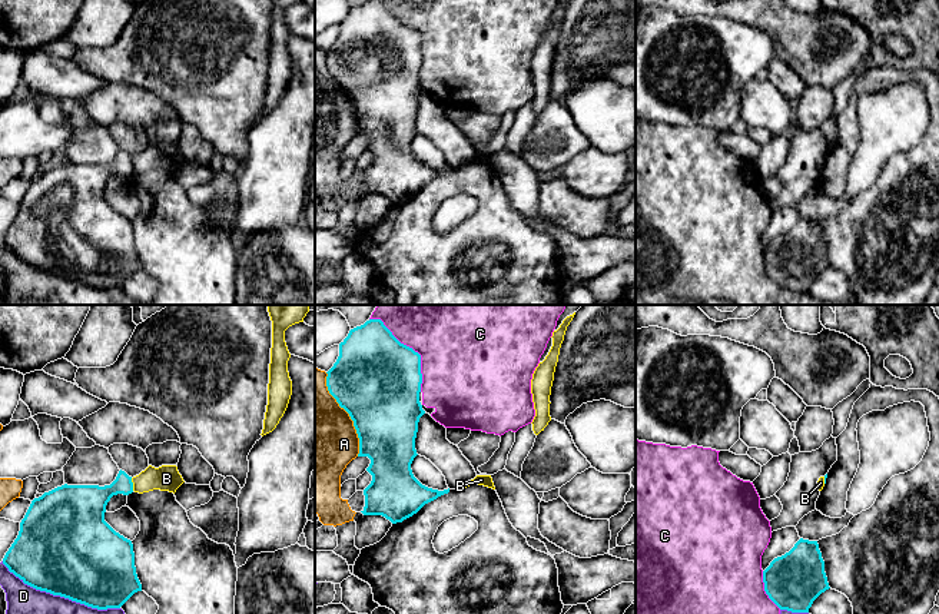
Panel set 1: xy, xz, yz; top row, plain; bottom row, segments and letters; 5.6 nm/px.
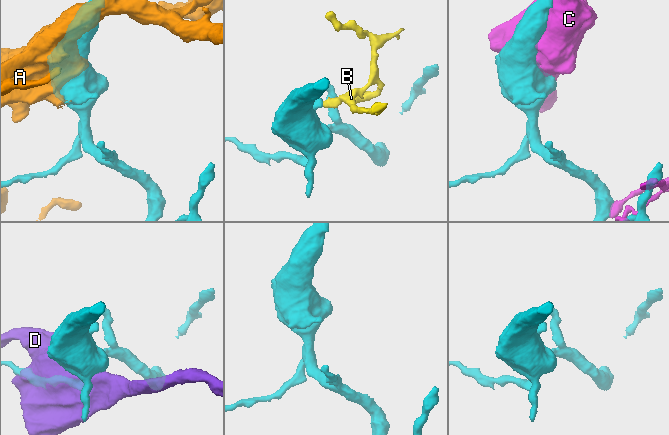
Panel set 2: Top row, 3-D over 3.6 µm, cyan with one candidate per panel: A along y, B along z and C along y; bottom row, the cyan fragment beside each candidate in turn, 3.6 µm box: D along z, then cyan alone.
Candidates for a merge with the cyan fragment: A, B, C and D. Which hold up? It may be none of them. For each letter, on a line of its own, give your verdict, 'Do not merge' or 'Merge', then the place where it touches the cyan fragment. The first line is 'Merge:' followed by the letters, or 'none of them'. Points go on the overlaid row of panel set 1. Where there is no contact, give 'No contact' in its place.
Merge: none of them
A: Do not merge. Touches cyan at xz (348, 412)
B: Do not merge. Touches cyan at xy (132, 484)
C: Do not merge. Touches cyan at xz (411, 348)
D: Do not merge. Touches cyan at xy (60, 596)

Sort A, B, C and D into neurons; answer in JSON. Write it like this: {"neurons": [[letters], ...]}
{"neurons": [["A"], ["B"], ["C"], ["D"]]}

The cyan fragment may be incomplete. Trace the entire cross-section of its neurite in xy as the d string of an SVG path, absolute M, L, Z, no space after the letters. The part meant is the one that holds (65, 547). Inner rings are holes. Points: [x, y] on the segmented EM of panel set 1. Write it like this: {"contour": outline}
{"contour": "M119 471L110 485L62 485L34 498L20 522L20 531L3 558L3 564L24 584L97 610L120 608L135 593L142 591L136 574L130 540L116 532L106 521L106 505L113 495L133 492L132 477Z"}

